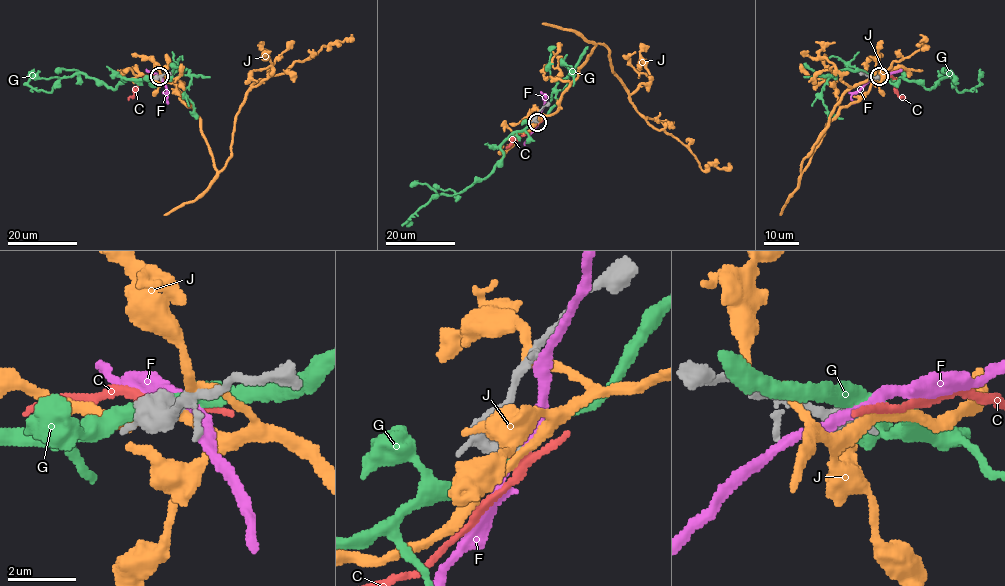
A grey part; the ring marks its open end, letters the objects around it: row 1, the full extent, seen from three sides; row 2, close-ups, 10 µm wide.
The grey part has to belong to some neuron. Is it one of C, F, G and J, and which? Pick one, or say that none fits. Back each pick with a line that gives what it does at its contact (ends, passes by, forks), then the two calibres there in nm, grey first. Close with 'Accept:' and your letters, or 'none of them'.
C: it passes by | 650/240 nm
Accept: C

